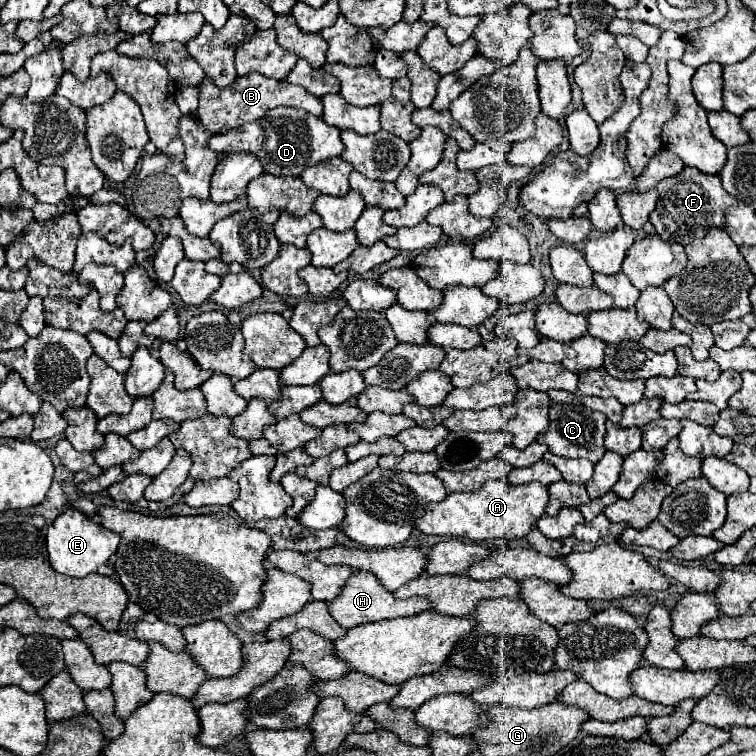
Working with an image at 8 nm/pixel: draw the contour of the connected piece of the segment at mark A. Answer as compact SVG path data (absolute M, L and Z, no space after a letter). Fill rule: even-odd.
M506 478L488 480L478 492L454 492L442 502L426 504L424 516L416 522L416 528L424 534L436 534L446 538L468 538L472 542L494 538L524 538L536 520L544 514L548 504L548 490L542 484L512 486Z

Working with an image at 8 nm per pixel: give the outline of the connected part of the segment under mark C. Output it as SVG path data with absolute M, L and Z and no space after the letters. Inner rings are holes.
M552 404L550 406L550 428L542 436L538 436L538 440L544 442L548 450L556 456L586 458L596 464L606 452L604 422L606 422L606 416L602 416L602 412L594 412L586 408L584 404Z

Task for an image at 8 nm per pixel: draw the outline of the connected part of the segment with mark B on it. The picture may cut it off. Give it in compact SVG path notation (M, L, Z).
M246 74L246 76L238 76L234 80L234 84L230 84L224 90L214 88L214 84L208 78L204 78L202 84L200 84L200 104L198 104L198 110L196 110L196 118L202 122L202 126L208 132L224 134L232 128L238 128L240 124L254 122L254 120L262 118L268 110L278 108L278 106L300 108L300 110L310 112L312 116L318 116L318 118L322 116L320 98L314 98L304 88L288 84L286 80L270 80L270 78L260 76L260 74Z

